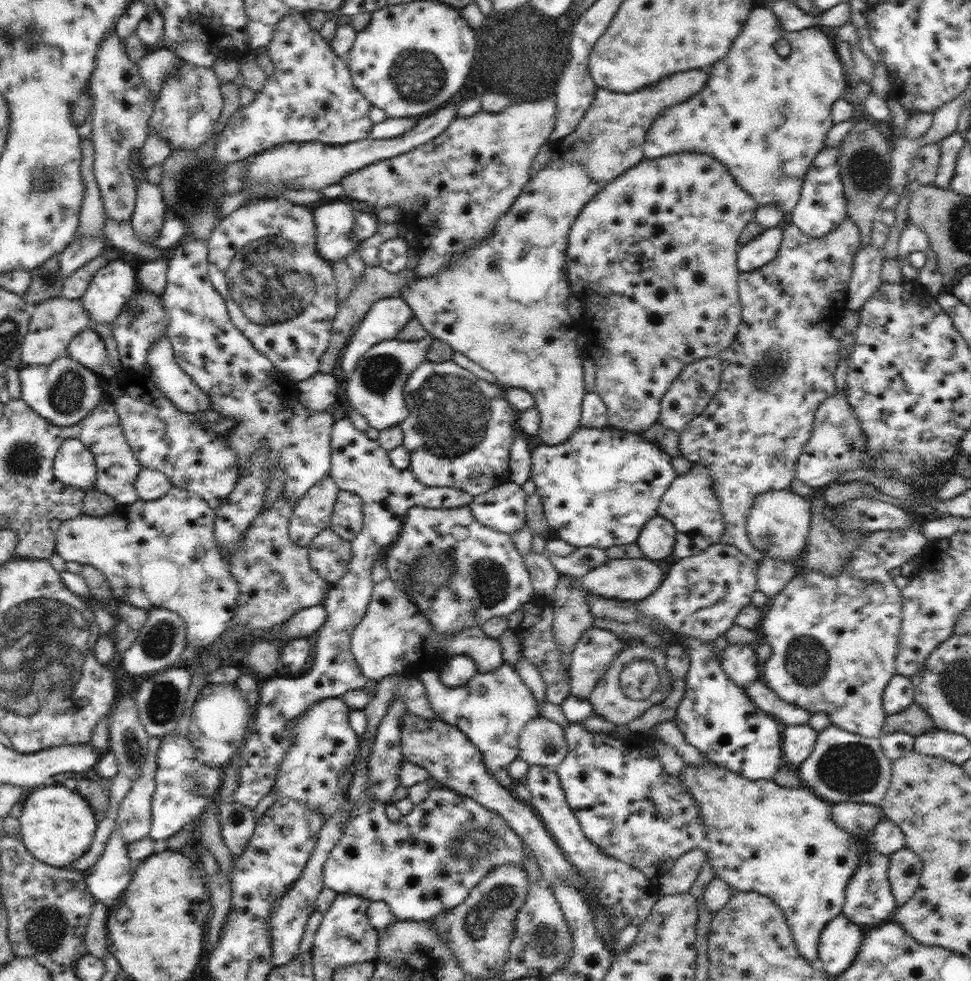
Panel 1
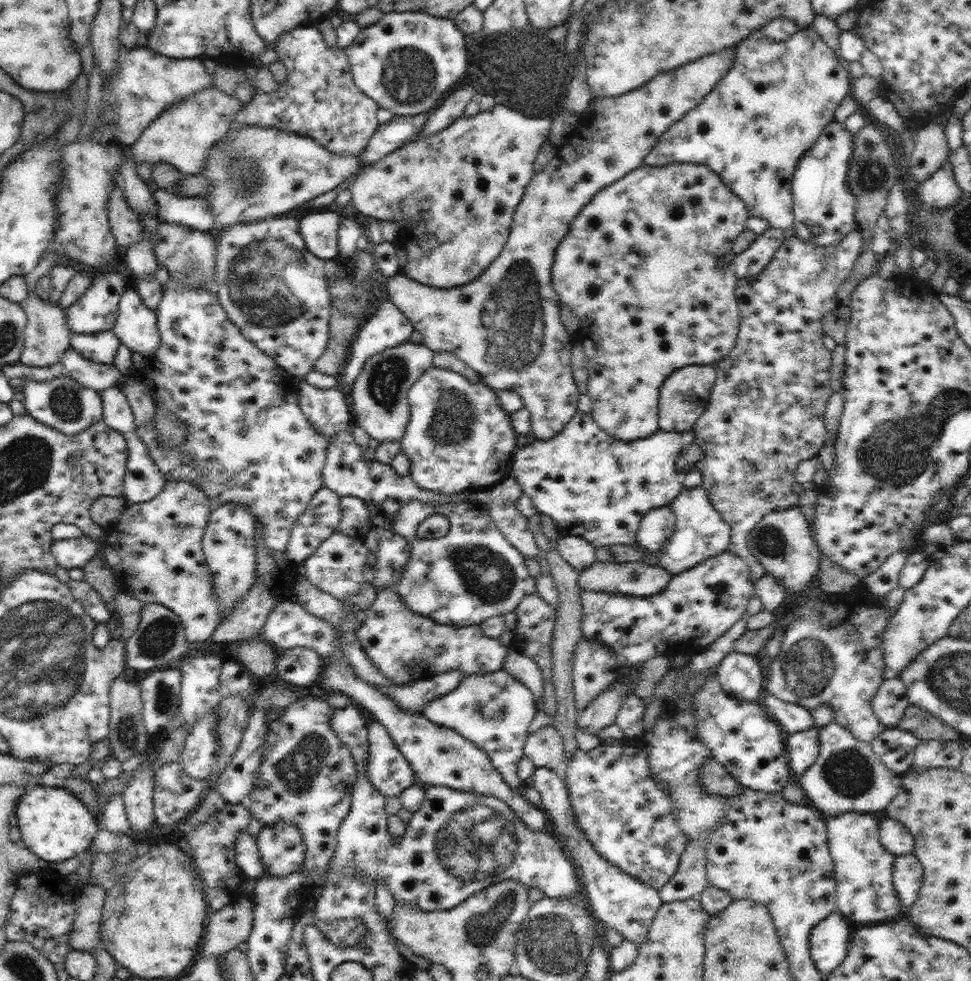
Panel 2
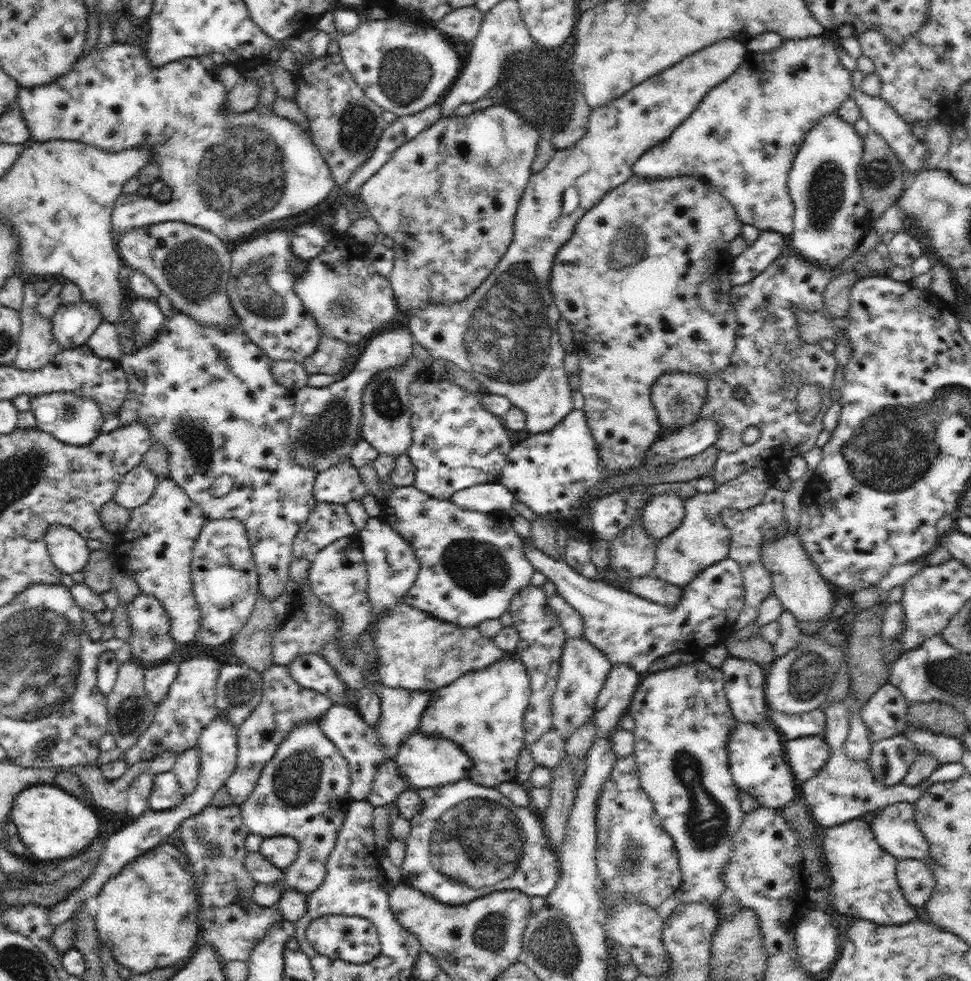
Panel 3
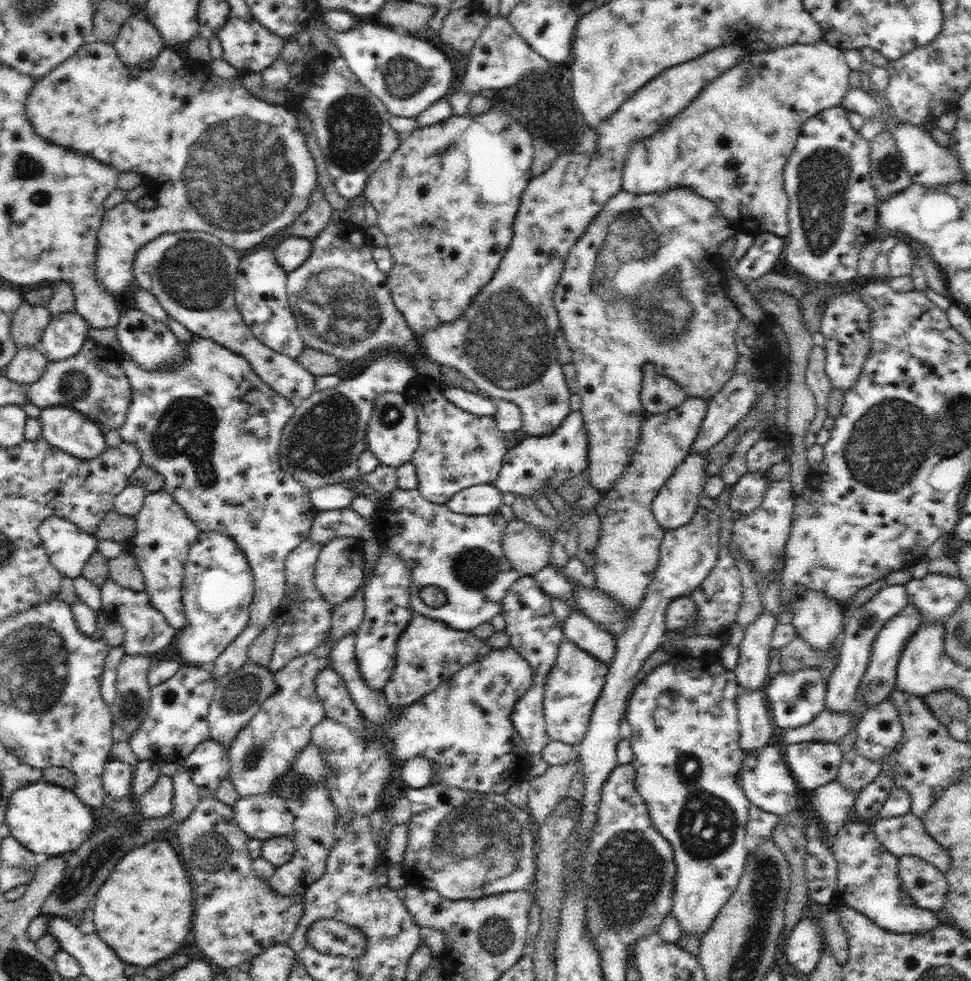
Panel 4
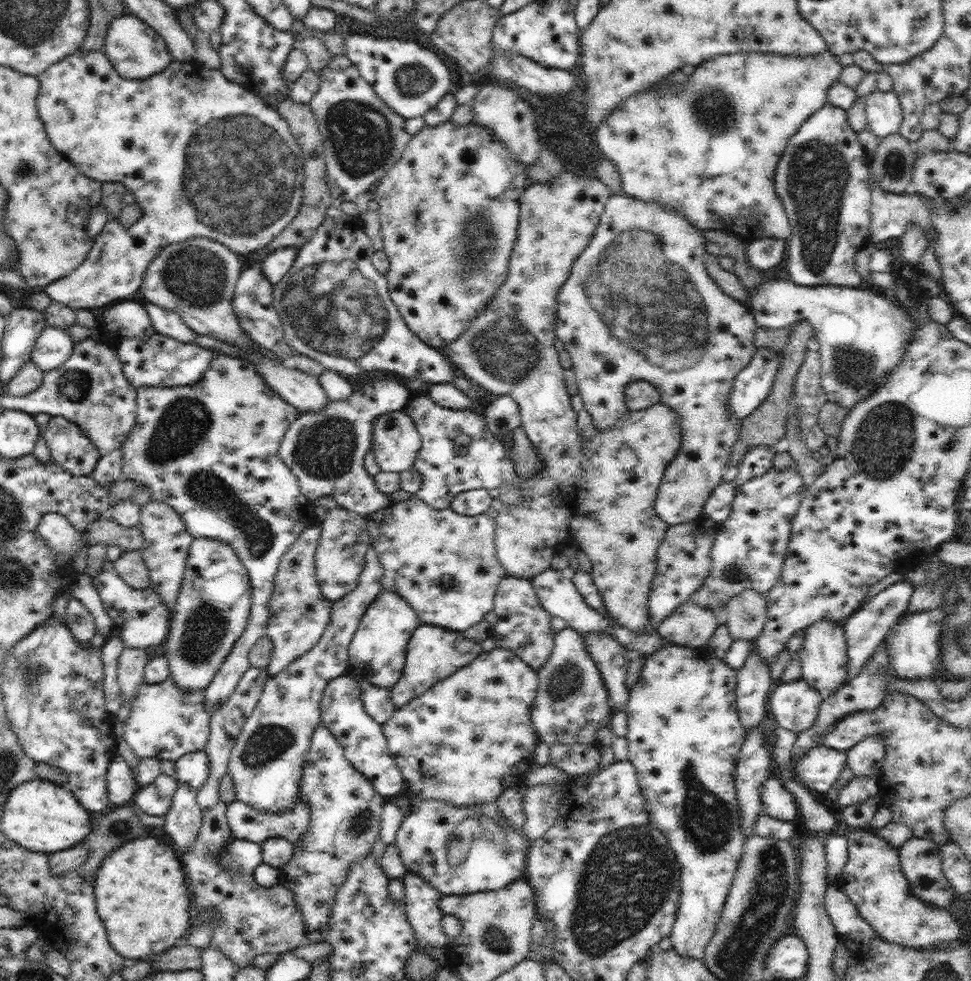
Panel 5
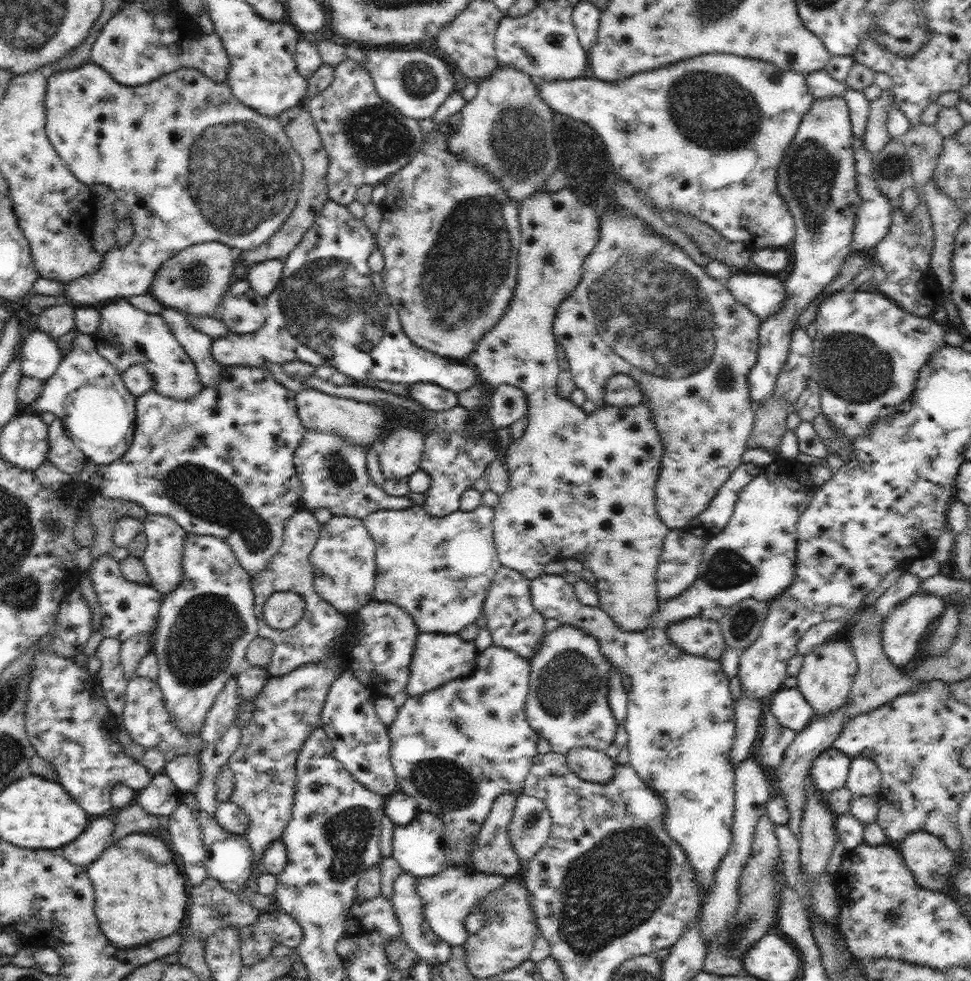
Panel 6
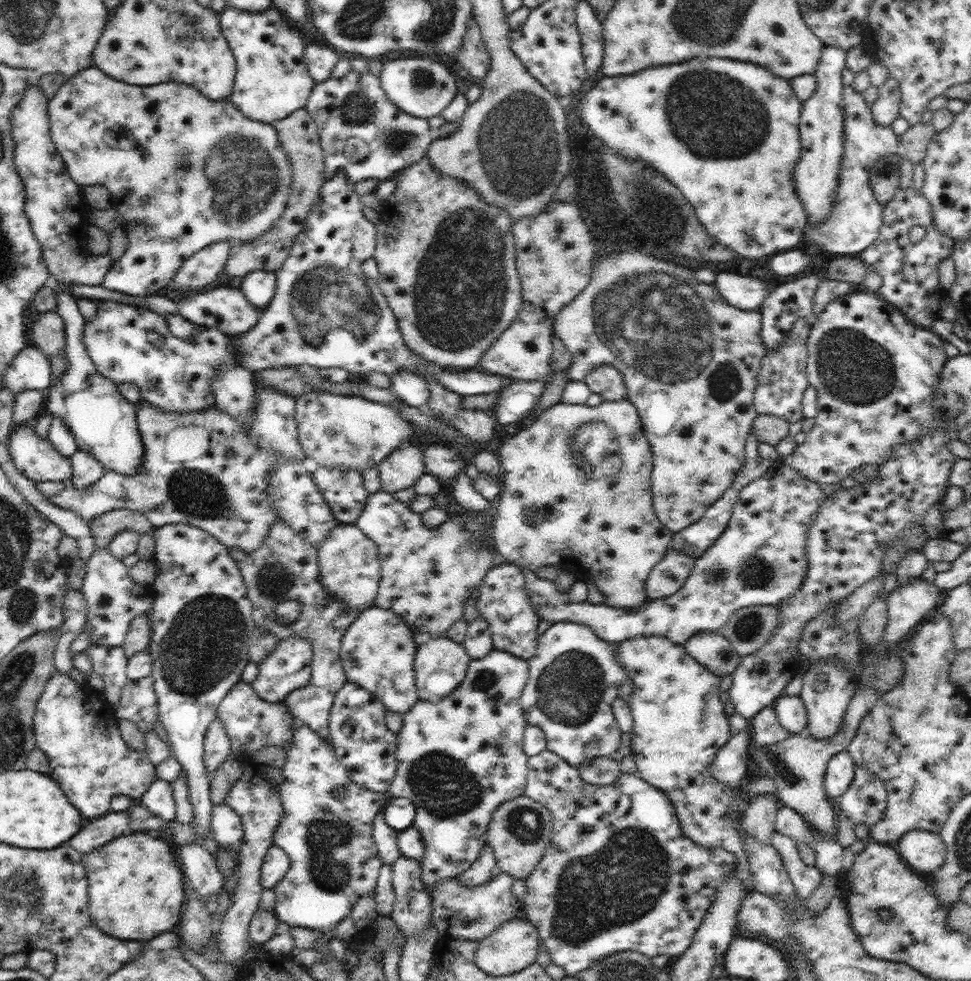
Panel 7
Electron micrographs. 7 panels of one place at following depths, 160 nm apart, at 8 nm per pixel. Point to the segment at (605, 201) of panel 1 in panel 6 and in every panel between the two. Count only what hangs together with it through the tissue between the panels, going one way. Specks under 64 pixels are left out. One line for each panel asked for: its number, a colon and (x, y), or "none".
2: (647, 266)
3: (644, 282)
4: (643, 288)
5: (657, 315)
6: (643, 308)

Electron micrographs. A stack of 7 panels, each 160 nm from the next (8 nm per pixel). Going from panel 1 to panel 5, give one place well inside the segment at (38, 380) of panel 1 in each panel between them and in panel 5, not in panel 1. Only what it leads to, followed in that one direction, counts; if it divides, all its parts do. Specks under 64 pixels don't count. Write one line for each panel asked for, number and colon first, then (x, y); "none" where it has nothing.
2: (63, 403)
3: (77, 420)
4: (66, 428)
5: (72, 450)

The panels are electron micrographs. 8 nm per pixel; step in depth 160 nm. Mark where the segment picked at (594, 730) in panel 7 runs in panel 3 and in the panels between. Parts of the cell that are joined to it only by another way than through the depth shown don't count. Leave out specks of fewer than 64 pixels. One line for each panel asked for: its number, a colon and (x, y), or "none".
3: (584, 669)
4: (571, 689)
5: (572, 702)
6: (567, 704)

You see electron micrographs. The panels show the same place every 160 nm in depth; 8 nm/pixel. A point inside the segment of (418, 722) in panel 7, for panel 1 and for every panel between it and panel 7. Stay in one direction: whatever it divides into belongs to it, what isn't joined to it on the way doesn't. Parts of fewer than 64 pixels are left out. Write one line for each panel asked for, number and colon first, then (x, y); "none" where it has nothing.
1: (492, 708)
2: (494, 710)
3: (483, 711)
4: (464, 726)
5: (466, 740)
6: (455, 749)

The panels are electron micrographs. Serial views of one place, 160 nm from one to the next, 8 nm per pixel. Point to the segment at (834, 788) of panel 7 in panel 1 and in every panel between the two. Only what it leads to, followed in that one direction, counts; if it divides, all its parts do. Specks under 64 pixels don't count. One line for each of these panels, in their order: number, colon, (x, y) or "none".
1: (798, 741)
2: (803, 747)
3: (807, 755)
4: (813, 764)
5: (819, 768)
6: (830, 769)

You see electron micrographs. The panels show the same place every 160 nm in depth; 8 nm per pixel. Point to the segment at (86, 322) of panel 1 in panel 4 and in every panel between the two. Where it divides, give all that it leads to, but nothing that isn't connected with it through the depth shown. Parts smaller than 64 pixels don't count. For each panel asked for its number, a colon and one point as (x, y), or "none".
2: (47, 337)
3: (37, 346)
4: (27, 365)

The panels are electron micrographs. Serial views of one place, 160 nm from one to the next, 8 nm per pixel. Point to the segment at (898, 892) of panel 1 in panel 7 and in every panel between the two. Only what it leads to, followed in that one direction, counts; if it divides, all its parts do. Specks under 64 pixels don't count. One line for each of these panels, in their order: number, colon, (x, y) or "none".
2: (908, 872)
3: (916, 880)
4: (928, 887)
5: (921, 860)
6: (930, 860)
7: (925, 852)

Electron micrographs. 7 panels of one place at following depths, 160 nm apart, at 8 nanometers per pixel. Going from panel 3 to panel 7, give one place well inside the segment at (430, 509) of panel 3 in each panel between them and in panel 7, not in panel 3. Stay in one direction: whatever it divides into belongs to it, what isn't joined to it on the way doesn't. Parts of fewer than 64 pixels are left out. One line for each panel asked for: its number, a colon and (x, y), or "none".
4: (461, 554)
5: (444, 564)
6: (438, 569)
7: (427, 573)

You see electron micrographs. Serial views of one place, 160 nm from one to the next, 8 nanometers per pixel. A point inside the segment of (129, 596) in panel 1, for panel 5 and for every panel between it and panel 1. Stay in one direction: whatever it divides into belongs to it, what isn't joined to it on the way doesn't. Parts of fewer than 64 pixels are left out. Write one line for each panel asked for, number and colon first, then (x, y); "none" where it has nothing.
2: (155, 551)
3: (168, 524)
4: (164, 534)
5: (167, 541)

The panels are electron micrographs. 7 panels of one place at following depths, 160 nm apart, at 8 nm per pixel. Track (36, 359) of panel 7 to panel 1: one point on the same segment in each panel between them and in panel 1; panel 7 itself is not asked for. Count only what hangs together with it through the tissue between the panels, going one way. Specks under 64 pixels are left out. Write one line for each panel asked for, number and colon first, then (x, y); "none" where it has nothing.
1: (111, 288)
2: (96, 310)
3: (72, 324)
4: (65, 334)
5: (53, 347)
6: (40, 356)

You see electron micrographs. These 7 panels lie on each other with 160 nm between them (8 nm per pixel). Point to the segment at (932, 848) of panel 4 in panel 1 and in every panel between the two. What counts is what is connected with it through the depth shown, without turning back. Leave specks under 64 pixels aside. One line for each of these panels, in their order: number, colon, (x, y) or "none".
1: (781, 842)
2: (893, 835)
3: (895, 829)

